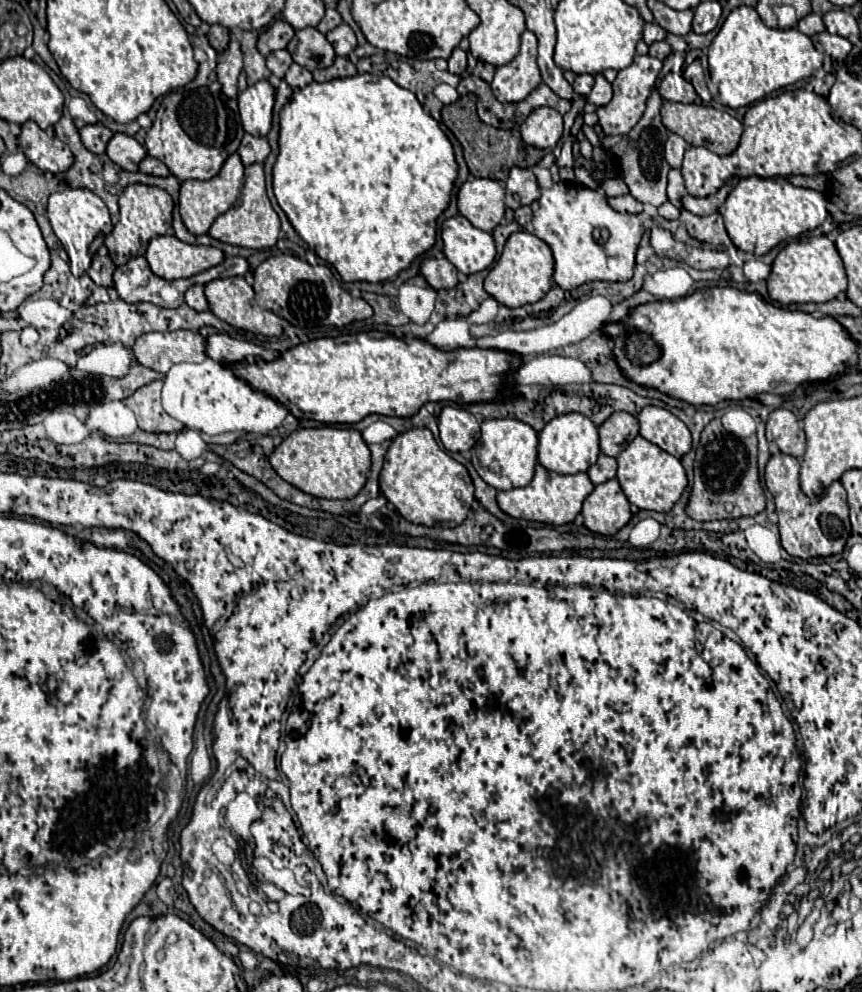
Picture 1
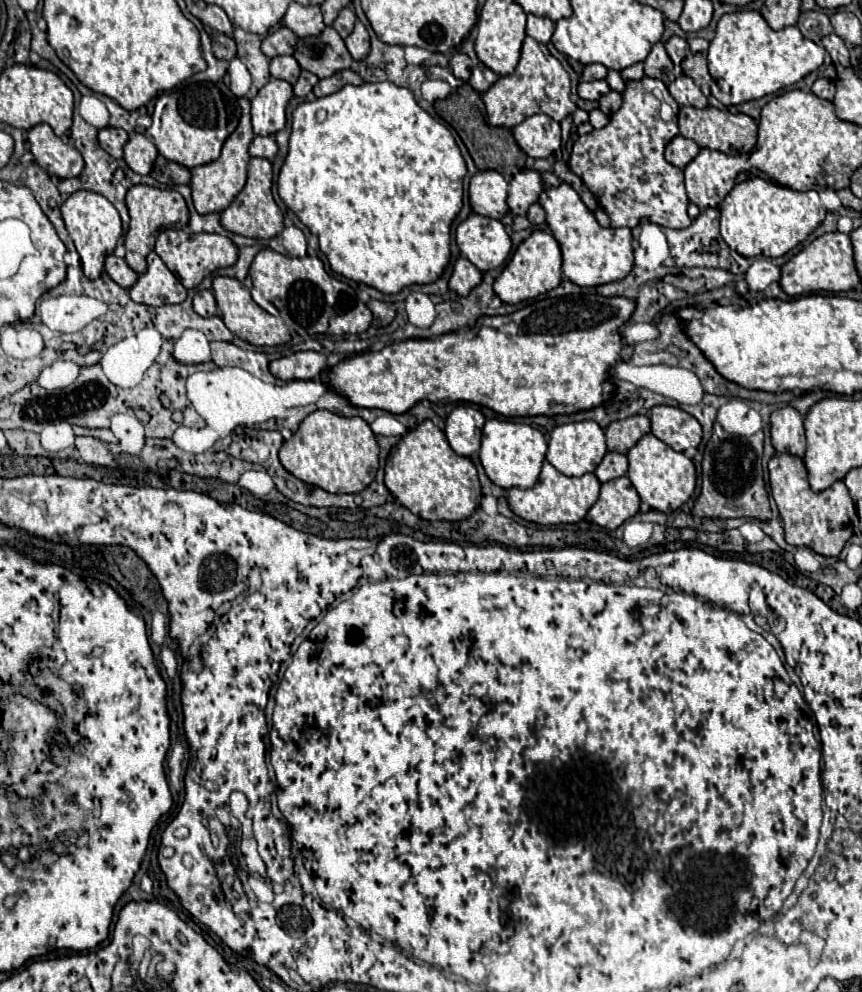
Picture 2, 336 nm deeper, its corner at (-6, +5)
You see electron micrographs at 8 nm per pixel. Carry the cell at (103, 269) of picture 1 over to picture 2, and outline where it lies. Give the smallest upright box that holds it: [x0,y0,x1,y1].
[104,255,138,289]

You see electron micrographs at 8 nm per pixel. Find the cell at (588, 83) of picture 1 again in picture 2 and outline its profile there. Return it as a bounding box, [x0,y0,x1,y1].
[582,63,608,81]

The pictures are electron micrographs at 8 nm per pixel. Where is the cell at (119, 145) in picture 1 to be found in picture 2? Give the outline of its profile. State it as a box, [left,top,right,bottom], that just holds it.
[124,133,158,175]

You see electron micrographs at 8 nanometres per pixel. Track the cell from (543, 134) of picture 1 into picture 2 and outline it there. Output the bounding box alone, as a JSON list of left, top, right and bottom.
[512,115,560,159]

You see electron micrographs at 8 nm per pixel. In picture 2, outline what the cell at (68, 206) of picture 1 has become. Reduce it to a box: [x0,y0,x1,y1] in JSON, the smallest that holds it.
[62,191,122,279]

